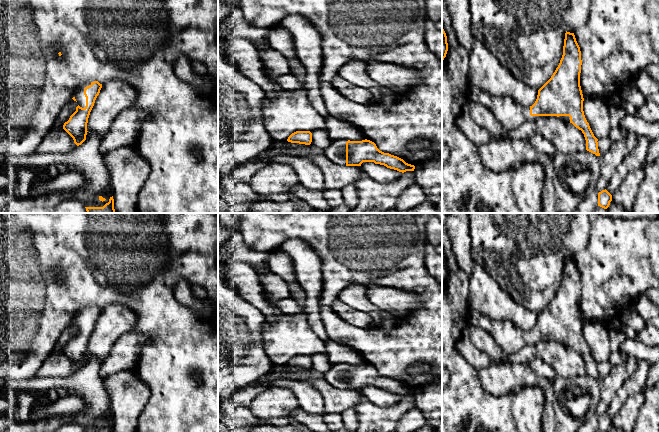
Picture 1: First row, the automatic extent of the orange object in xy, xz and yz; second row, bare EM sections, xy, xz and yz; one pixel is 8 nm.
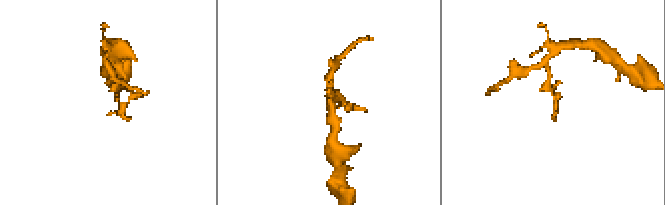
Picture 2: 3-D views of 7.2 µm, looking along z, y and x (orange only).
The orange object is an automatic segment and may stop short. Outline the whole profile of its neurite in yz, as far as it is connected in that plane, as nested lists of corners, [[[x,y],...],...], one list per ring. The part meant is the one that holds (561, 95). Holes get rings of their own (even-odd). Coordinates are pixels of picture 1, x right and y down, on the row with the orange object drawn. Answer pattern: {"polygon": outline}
{"polygon": [[[566,31],[560,63],[551,78],[538,90],[532,106],[524,107],[510,96],[492,96],[472,85],[469,86],[468,98],[486,106],[500,125],[510,132],[526,121],[535,121],[541,116],[555,116],[570,122],[584,134],[586,150],[600,156],[598,139],[583,111],[581,65],[581,51],[575,35]]]}

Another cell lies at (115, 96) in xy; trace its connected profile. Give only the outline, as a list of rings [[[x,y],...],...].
[[[116,79],[104,83],[88,118],[86,139],[93,132],[104,136],[116,116],[131,108],[136,96],[137,89],[125,80]]]

